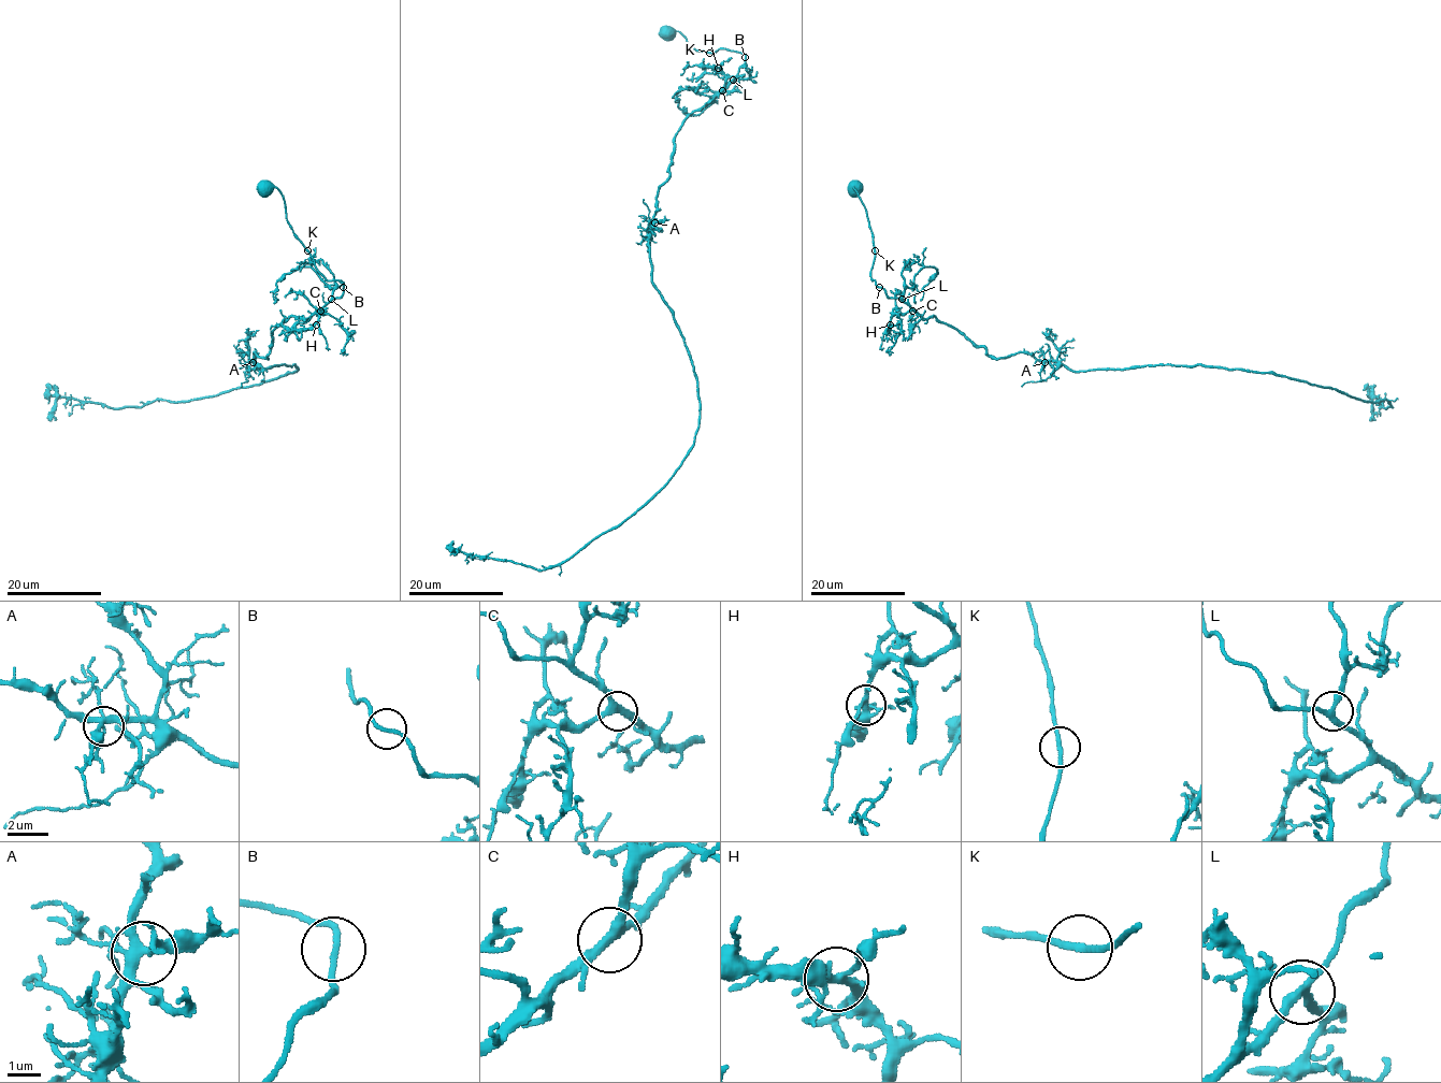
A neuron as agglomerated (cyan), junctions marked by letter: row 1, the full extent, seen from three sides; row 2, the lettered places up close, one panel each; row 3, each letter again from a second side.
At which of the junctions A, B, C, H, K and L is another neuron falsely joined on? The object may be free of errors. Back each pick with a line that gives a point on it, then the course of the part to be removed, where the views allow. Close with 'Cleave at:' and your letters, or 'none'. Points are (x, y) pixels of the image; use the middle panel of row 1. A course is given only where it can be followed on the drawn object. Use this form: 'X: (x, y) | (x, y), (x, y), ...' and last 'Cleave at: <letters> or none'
Cleave at: none

